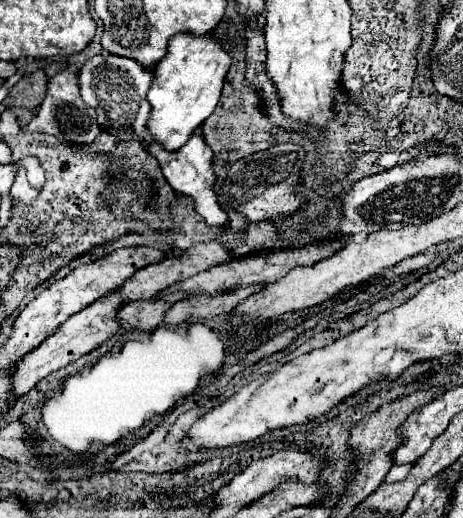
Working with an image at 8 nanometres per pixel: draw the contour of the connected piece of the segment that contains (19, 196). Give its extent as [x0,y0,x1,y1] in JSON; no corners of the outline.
[11,164,39,204]

